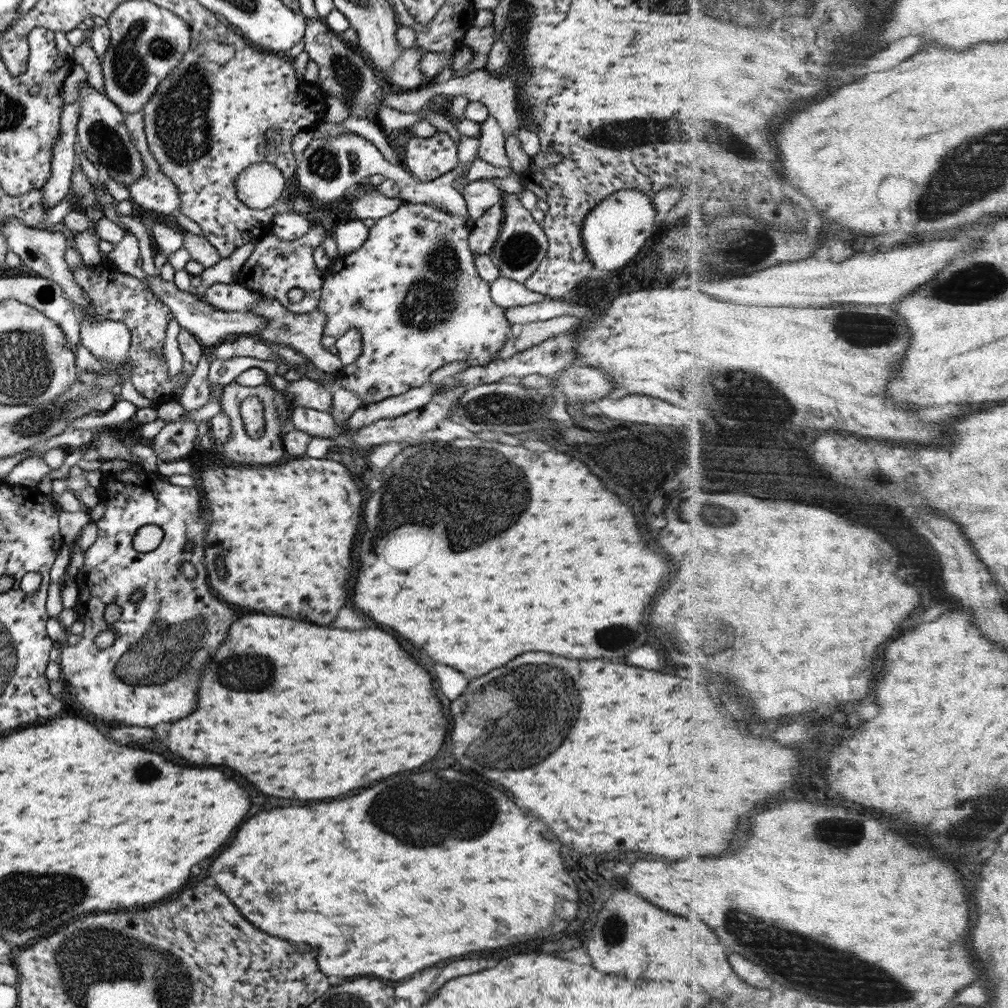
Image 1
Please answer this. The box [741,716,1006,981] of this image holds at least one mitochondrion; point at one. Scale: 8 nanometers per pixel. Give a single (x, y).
(845, 833)

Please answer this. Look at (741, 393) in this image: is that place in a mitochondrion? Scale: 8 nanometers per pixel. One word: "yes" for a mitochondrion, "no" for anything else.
yes

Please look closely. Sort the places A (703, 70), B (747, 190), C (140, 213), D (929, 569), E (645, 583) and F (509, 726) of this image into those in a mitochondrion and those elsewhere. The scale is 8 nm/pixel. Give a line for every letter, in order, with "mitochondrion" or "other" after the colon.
A: other
B: other
C: other
D: mitochondrion
E: other
F: mitochondrion

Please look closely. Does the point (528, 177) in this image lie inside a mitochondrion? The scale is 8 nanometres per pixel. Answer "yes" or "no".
no

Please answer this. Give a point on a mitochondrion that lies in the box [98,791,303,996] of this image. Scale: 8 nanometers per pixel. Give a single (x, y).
(271, 894)

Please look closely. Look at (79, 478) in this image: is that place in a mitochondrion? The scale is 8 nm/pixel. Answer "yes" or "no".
no

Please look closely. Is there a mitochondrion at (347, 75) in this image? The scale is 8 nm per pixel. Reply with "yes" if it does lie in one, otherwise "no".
yes

